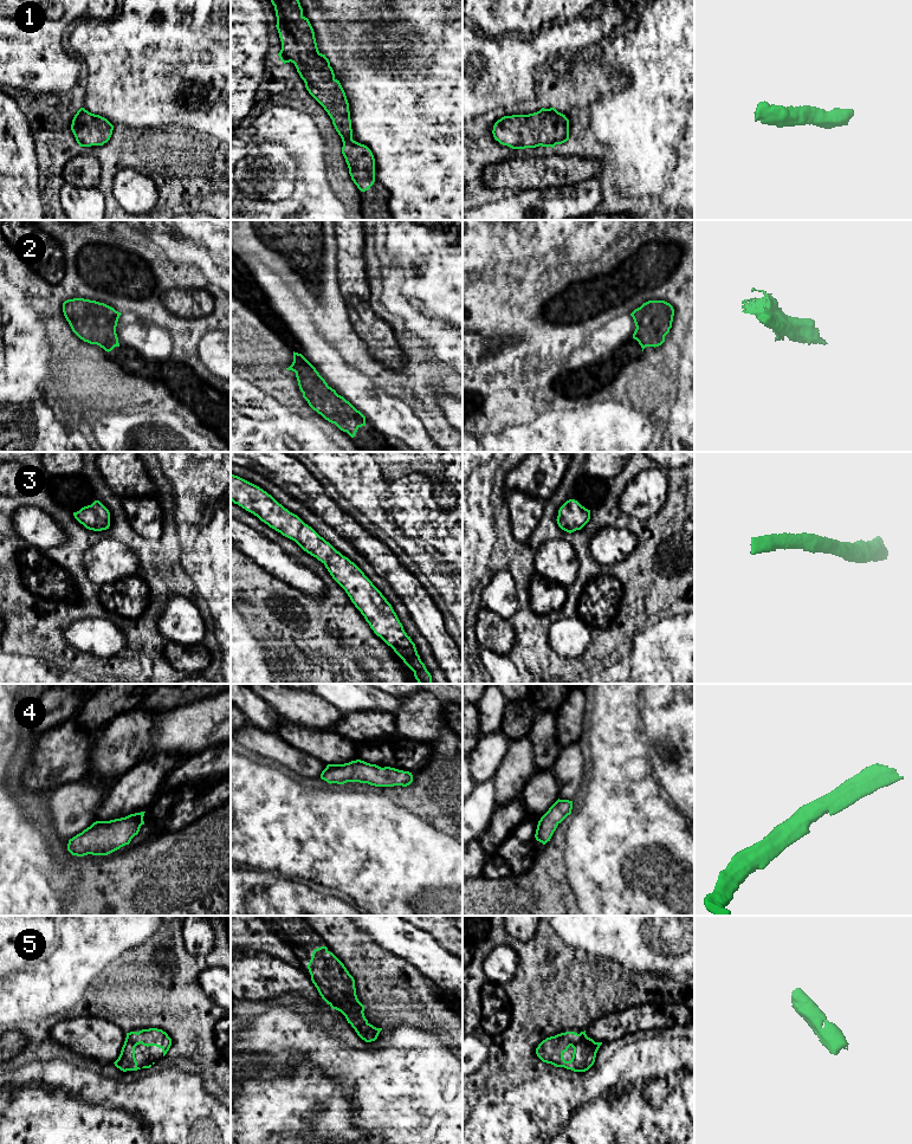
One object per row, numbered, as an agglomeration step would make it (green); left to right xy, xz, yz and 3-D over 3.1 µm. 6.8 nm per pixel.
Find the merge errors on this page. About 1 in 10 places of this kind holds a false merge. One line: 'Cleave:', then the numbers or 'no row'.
Cleave: no row

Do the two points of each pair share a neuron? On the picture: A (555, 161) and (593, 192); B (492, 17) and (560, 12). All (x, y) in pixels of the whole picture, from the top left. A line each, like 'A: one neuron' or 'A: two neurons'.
A: two neurons
B: one neuron

